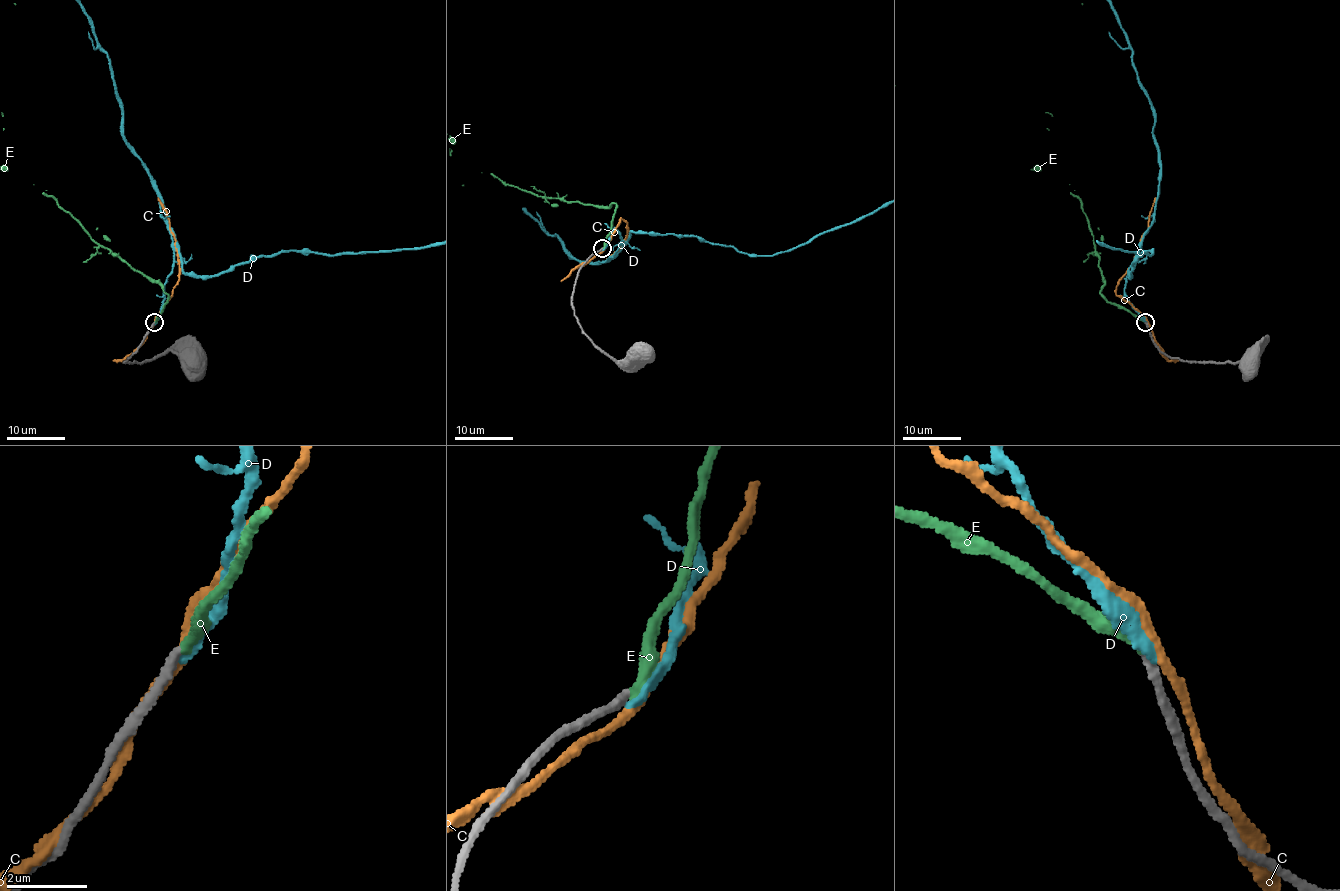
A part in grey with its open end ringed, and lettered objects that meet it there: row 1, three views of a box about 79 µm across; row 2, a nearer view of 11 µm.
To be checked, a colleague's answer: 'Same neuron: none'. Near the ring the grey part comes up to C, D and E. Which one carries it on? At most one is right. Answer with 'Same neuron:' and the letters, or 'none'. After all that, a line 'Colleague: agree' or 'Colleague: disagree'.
Same neuron: E
Colleague: disagree

